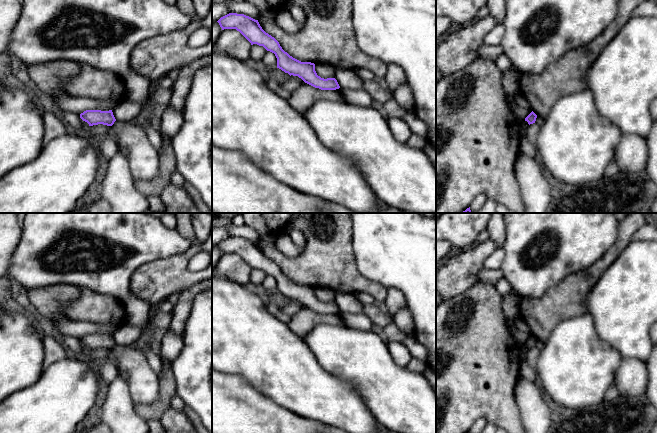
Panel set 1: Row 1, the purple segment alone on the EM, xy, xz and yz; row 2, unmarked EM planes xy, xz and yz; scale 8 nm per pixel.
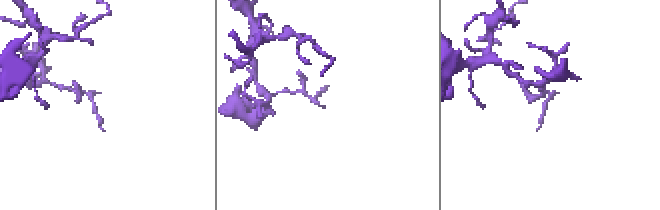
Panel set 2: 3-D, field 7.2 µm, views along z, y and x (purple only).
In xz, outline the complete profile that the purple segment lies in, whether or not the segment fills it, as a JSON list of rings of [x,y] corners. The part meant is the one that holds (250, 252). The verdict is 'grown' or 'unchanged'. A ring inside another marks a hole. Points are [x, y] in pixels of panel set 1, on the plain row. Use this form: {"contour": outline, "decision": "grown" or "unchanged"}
{"contour": [[[229,237],[221,241],[217,246],[222,254],[236,253],[251,269],[263,270],[267,275],[274,277],[277,282],[277,292],[290,300],[298,300],[305,307],[321,314],[336,314],[340,312],[335,302],[324,303],[318,300],[314,287],[301,286],[285,276],[279,266],[262,253],[258,244],[244,238]]], "decision": "unchanged"}

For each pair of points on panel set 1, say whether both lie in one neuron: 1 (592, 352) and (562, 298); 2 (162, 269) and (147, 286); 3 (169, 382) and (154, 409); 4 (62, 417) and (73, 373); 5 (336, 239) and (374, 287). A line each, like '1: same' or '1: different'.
1: different
2: same
3: same
4: same
5: same

